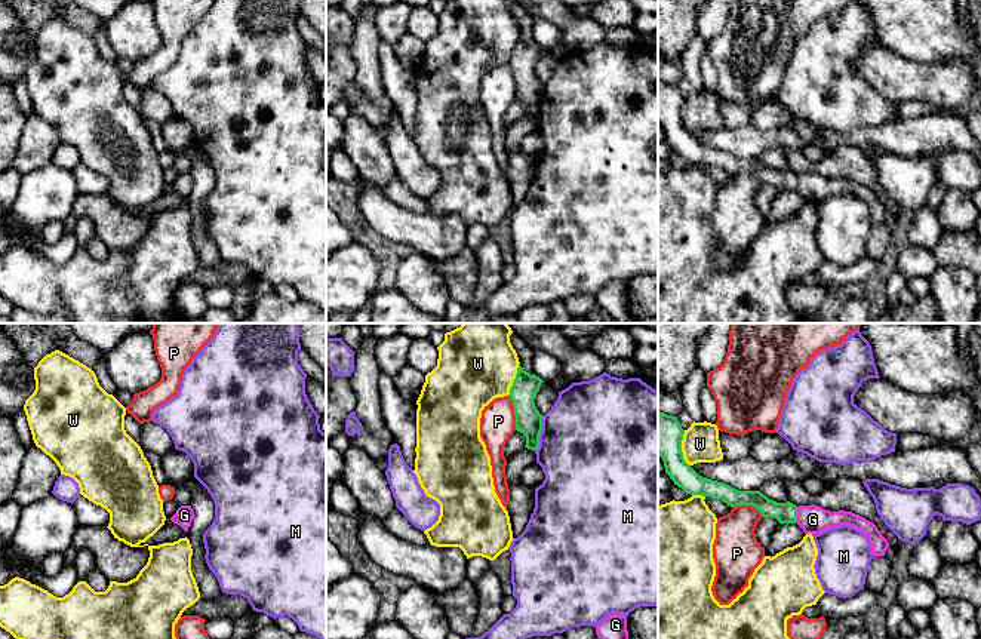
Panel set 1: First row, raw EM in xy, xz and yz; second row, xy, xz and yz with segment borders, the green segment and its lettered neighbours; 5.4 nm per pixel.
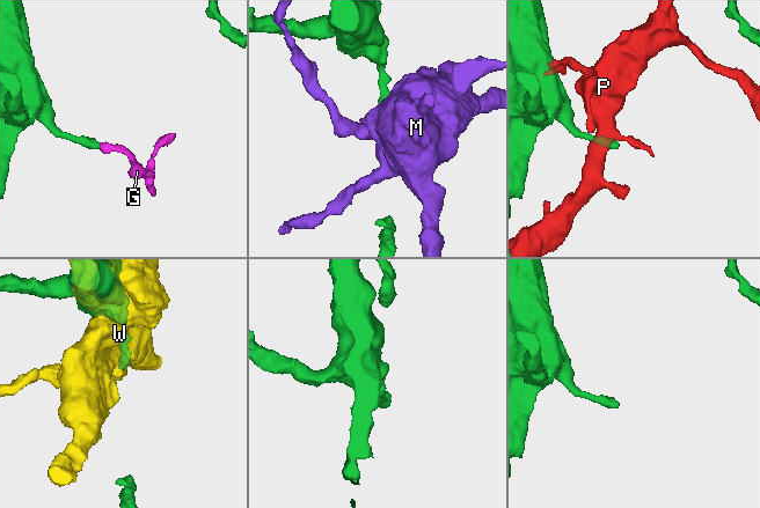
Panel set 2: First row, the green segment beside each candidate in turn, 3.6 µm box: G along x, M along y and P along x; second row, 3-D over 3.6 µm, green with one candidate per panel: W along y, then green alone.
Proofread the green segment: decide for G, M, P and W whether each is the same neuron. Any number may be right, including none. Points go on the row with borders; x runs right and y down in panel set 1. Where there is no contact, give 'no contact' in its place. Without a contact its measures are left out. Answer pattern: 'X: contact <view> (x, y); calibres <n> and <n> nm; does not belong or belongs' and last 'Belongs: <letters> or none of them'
G: contact yz (796, 515); calibres 110 and 160 nm; belongs
M: contact xz (540, 433); calibres 140 and 500 nm; does not belong
P: contact xz (514, 412); calibres 140 and 190 nm; does not belong
W: contact yz (680, 448); calibres 220 and 200 nm; does not belong
Belongs: G

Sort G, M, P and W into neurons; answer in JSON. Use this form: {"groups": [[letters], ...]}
{"groups": [["G"], ["M"], ["P"], ["W"]]}

